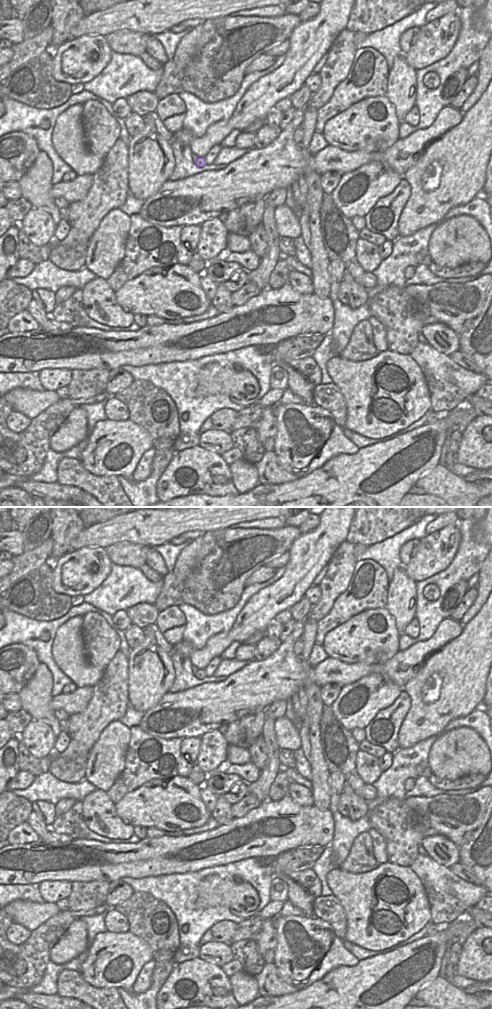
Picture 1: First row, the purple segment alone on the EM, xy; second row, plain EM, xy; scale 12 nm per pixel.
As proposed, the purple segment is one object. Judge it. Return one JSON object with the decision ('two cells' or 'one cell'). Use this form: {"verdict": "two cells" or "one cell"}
{"verdict": "one cell"}

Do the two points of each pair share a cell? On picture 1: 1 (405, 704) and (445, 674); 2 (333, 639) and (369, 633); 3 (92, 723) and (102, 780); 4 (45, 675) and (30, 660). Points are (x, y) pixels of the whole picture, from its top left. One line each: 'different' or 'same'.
1: different
2: same
3: different
4: different

